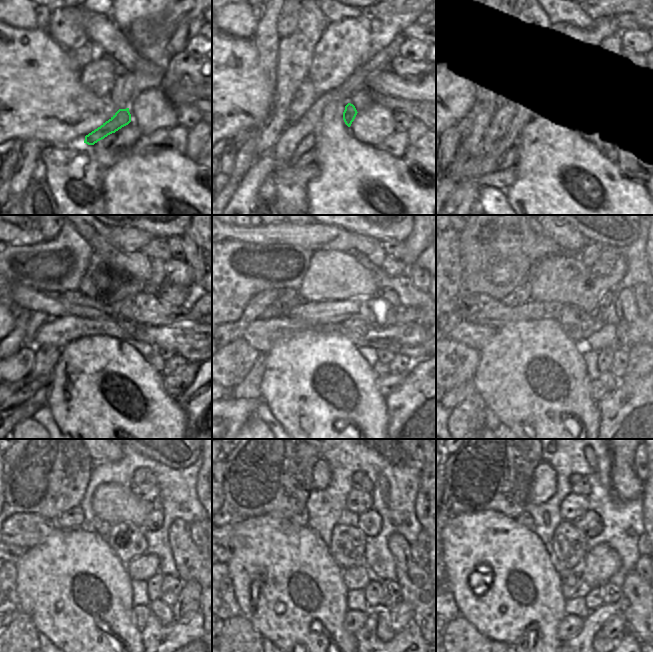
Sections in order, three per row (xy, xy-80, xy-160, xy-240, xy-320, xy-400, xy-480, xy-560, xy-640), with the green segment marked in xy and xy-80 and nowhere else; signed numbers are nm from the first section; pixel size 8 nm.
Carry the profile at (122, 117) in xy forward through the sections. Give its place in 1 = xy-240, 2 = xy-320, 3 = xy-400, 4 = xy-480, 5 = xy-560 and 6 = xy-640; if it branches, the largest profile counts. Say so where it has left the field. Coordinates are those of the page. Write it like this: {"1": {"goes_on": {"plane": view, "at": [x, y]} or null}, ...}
{"1": {"goes_on": {"plane": "xy-240", "at": [129, 325]}}, "2": {"goes_on": {"plane": "xy-320", "at": [355, 325]}}, "3": {"goes_on": {"plane": "xy-400", "at": [578, 324]}}, "4": {"goes_on": {"plane": "xy-480", "at": [127, 541]}}, "5": {"goes_on": {"plane": "xy-560", "at": [347, 547]}}, "6": {"goes_on": {"plane": "xy-640", "at": [570, 547]}}}

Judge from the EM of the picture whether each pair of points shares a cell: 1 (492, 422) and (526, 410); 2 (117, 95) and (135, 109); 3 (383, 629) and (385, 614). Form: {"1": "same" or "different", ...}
{"1": "different", "2": "different", "3": "same"}

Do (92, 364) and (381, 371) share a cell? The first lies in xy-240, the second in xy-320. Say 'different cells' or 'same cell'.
different cells

